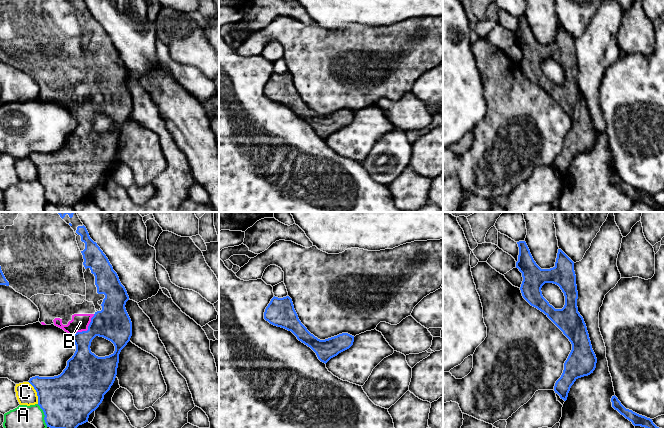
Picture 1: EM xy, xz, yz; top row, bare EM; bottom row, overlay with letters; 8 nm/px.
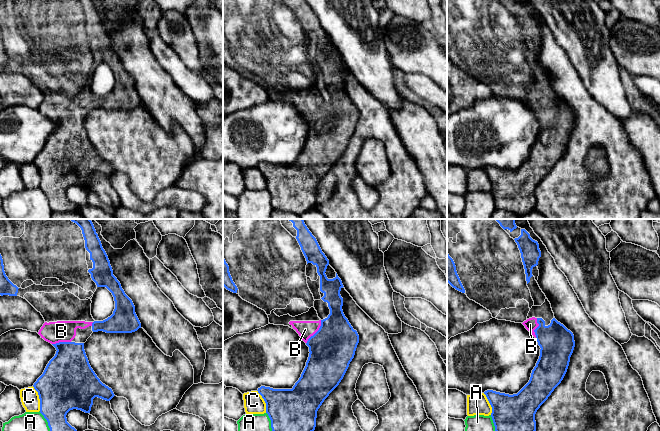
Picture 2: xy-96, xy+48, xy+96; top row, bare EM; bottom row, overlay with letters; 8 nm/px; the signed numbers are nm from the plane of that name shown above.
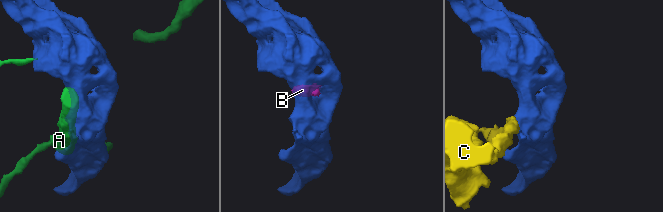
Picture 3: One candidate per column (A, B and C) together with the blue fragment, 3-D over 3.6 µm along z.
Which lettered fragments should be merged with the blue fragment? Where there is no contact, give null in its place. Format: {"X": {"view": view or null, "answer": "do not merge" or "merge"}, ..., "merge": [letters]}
{"A": {"view": "xy", "answer": "do not merge"}, "B": {"view": "xy", "answer": "merge"}, "C": {"view": "xy", "answer": "do not merge"}, "merge": ["B"]}

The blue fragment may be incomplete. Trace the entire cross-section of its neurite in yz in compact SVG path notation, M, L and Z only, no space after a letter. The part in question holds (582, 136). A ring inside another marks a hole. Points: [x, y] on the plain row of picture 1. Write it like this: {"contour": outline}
{"contour": "M519 17L517 20L519 31L516 44L523 53L520 63L523 74L543 88L572 120L572 126L564 139L563 149L554 162L555 169L566 177L574 158L593 149L597 139L586 100L578 88L574 38L558 25L555 42L541 45L534 37L526 18ZM545 59L558 61L564 69L565 81L562 85L555 85L543 73L541 64Z"}

